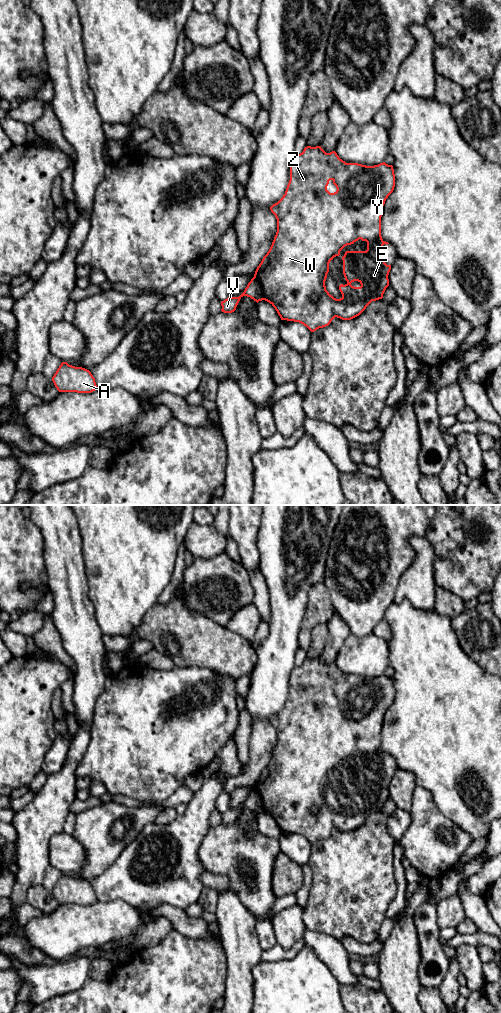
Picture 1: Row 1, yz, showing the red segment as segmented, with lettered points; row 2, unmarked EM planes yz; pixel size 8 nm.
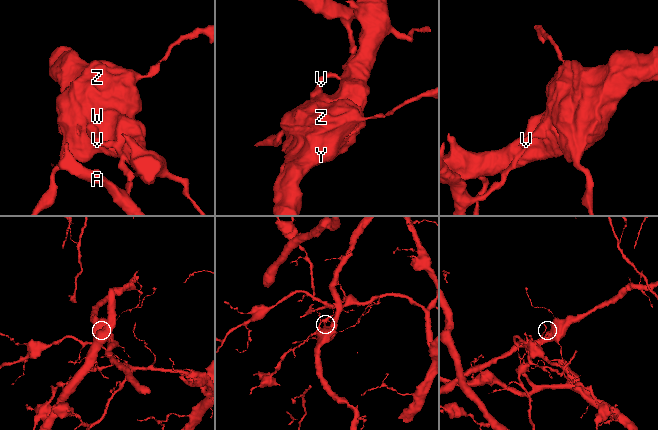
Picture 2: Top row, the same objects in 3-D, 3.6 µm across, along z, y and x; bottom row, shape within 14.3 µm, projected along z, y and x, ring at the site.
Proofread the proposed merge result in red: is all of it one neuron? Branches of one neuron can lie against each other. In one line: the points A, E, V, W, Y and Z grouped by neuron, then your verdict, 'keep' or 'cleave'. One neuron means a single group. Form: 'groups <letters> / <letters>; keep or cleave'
groups A V / E W Y Z; cleave

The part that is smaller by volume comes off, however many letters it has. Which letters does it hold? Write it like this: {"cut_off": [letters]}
{"cut_off": ["E", "W", "Y", "Z"]}

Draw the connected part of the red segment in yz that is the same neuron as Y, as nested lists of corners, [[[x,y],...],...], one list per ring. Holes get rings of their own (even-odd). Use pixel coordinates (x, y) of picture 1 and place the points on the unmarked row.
[[[307,658],[302,665],[294,668],[285,706],[270,719],[277,731],[276,747],[254,786],[261,796],[263,812],[275,820],[281,832],[299,834],[314,844],[328,838],[335,829],[351,832],[359,828],[372,813],[383,810],[389,798],[388,787],[391,777],[387,777],[383,769],[383,757],[389,755],[381,748],[381,729],[385,713],[394,699],[393,678],[385,674],[374,678],[346,675],[335,663],[326,665],[321,658]],[[330,692],[337,700],[334,705],[327,702]],[[359,751],[367,754],[367,762],[345,764],[342,772],[343,786],[347,795],[339,797],[342,809],[336,811],[329,806],[325,798],[329,775],[340,767],[340,763],[345,758],[354,756]]]

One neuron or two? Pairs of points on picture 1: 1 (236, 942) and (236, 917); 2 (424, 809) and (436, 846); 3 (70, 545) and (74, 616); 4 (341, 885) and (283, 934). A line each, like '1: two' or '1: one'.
1: one
2: one
3: one
4: two

